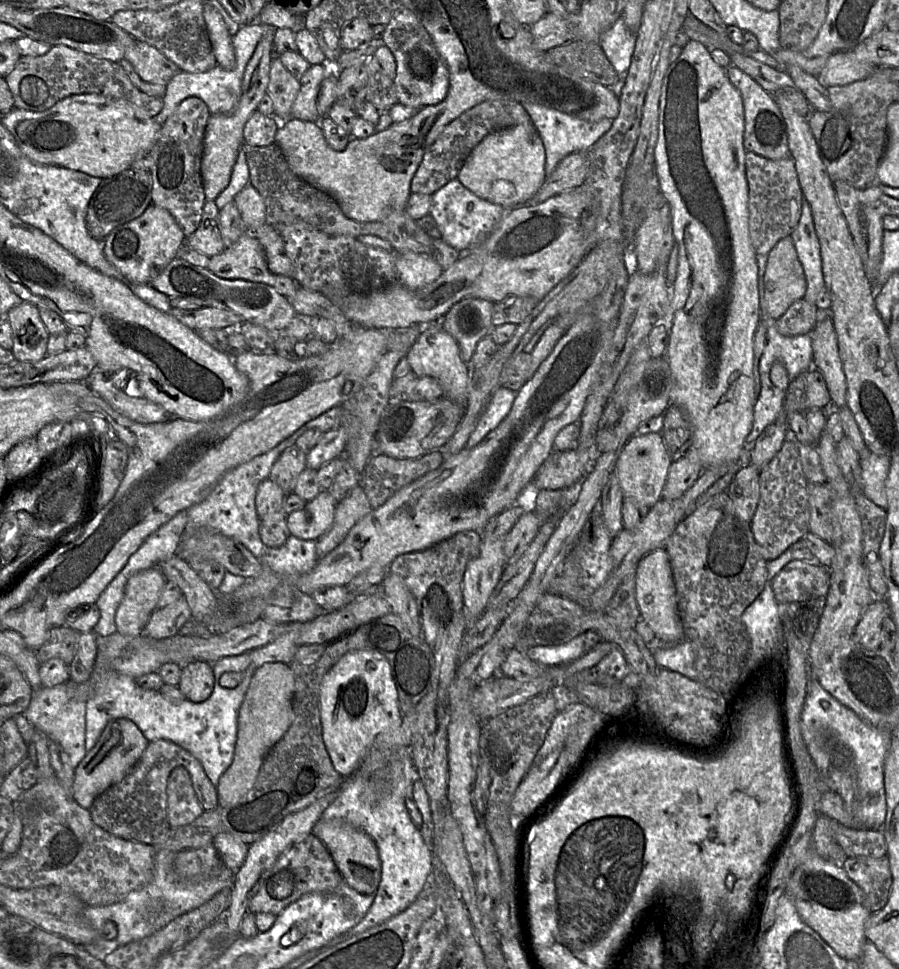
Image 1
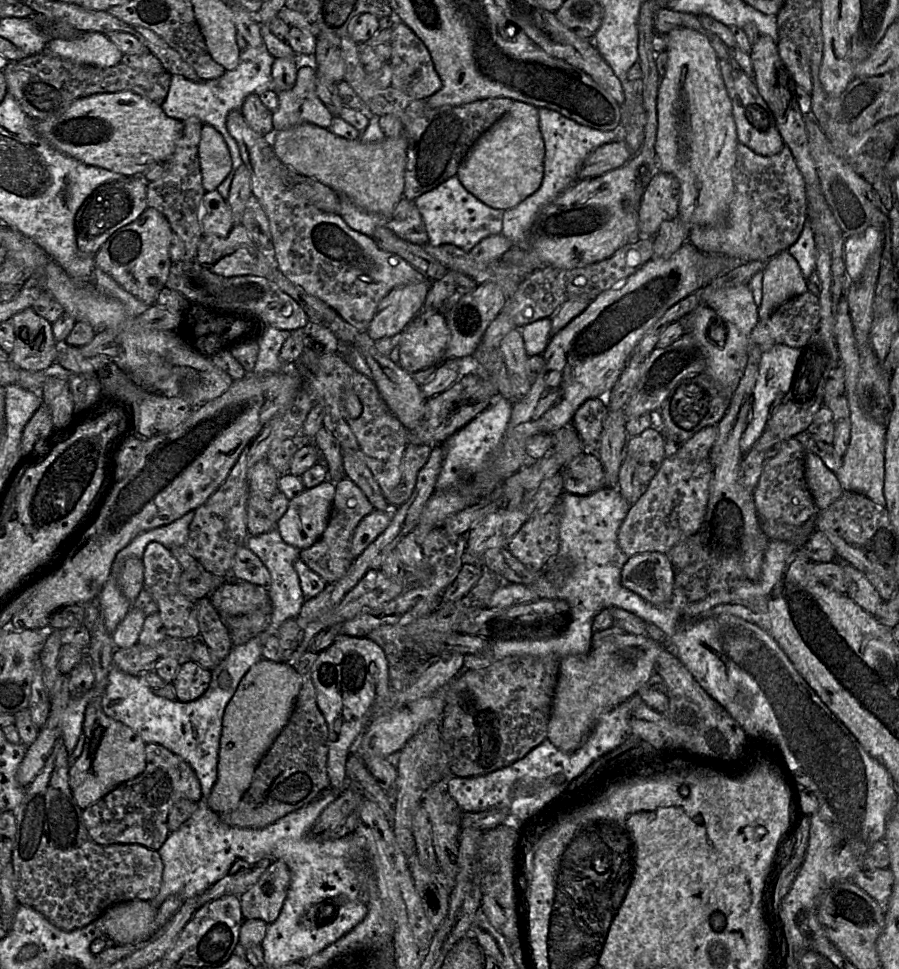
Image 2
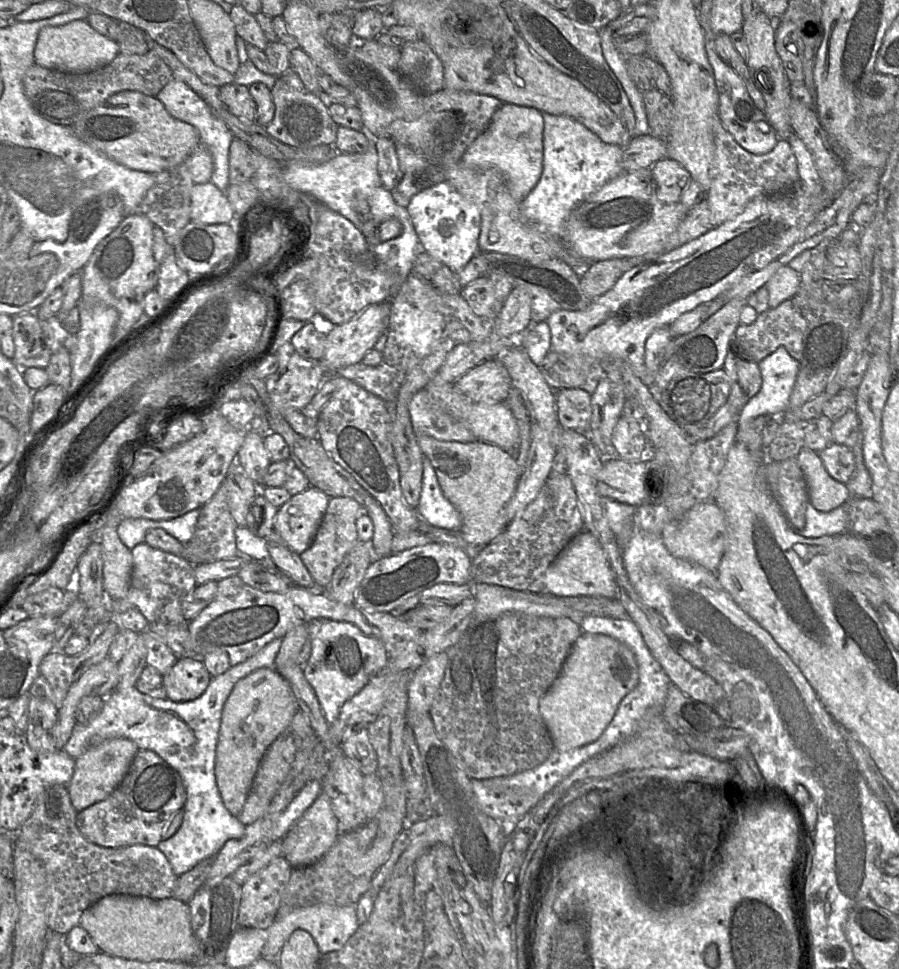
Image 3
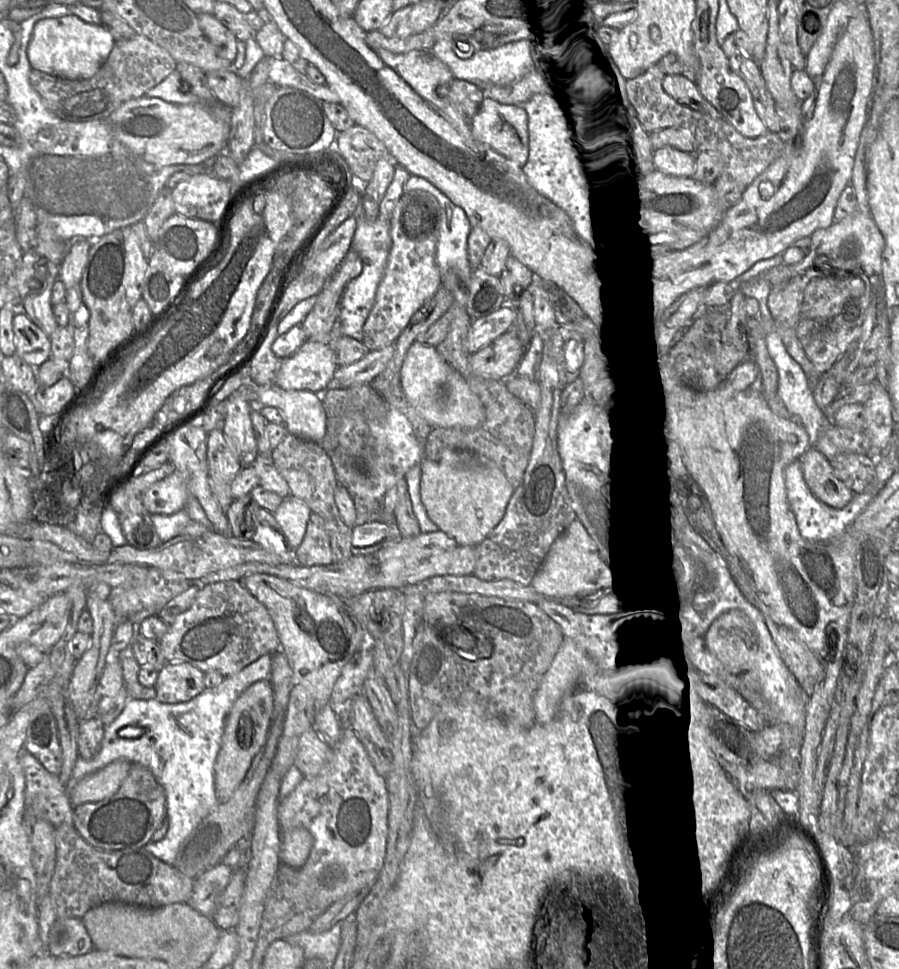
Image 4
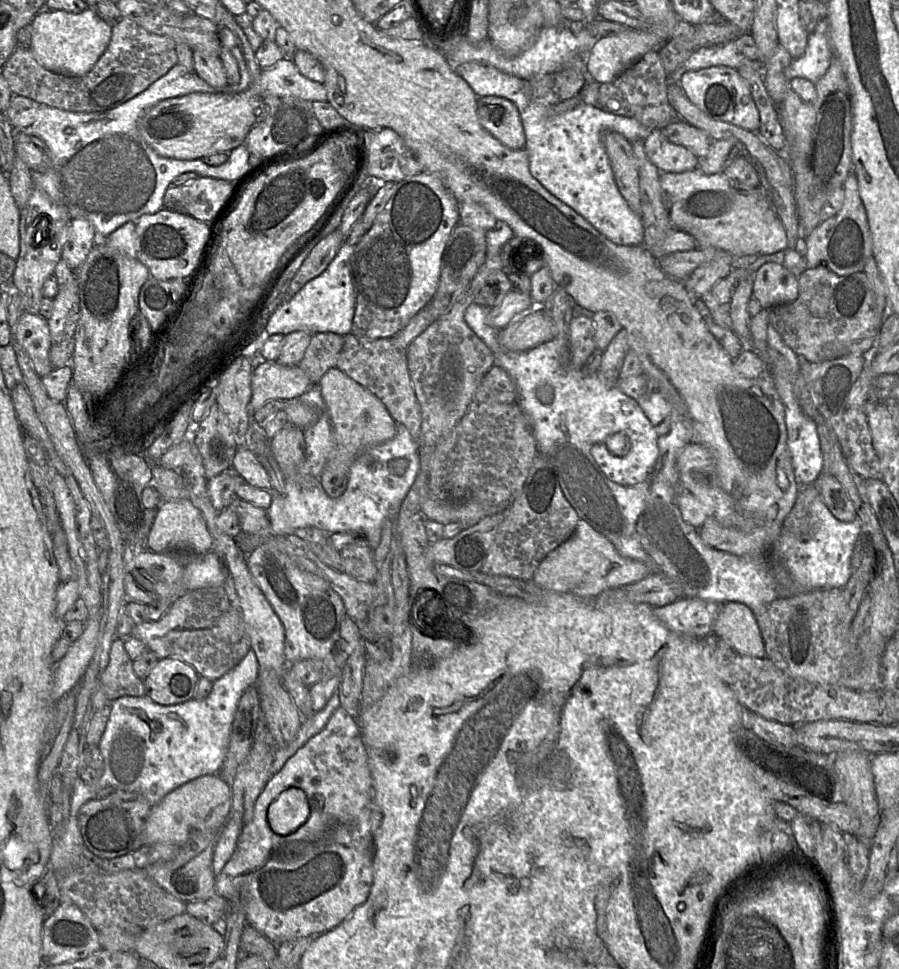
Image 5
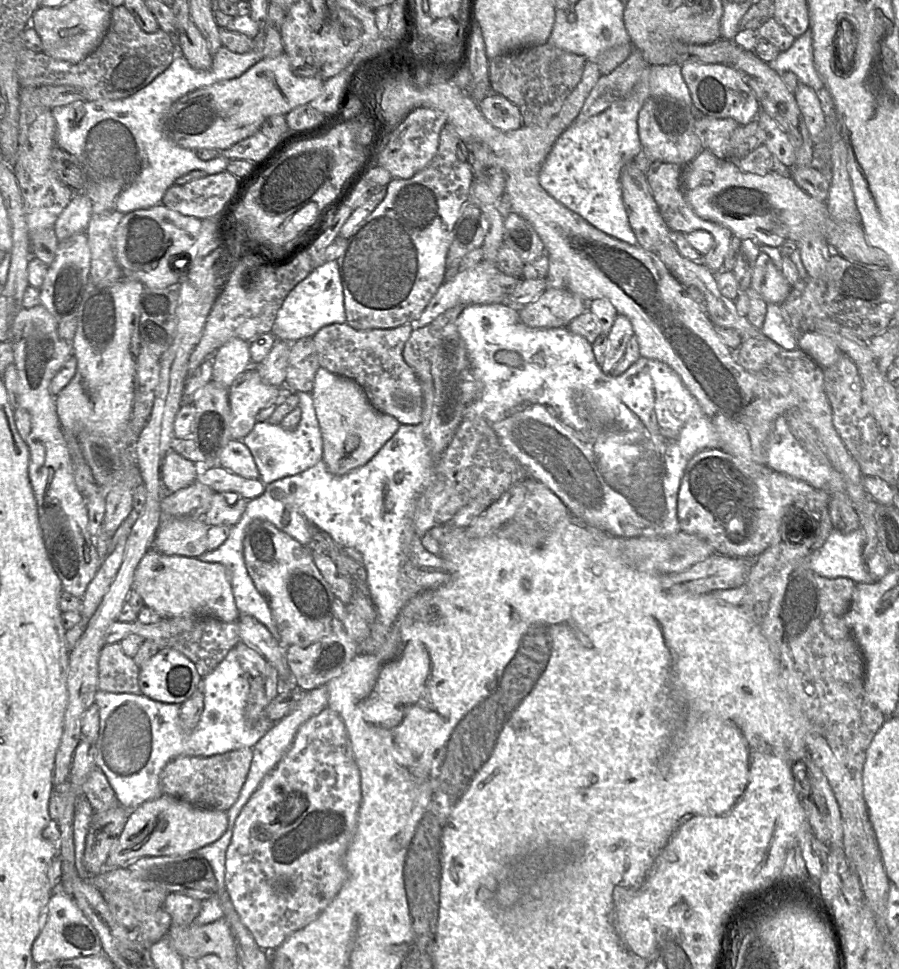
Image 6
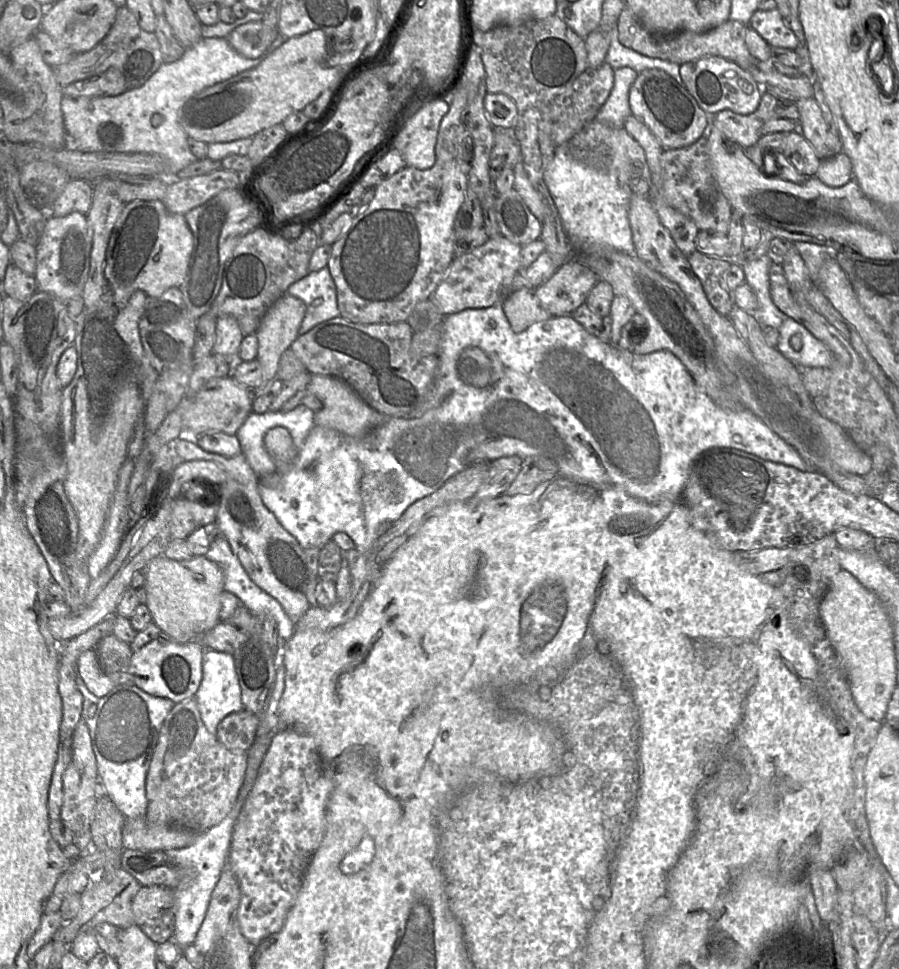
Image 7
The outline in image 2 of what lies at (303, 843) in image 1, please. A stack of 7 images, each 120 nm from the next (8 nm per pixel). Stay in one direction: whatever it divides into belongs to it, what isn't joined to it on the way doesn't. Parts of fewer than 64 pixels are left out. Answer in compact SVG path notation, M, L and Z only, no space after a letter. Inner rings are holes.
M275 860L260 879L240 896L245 920L275 922L282 910L291 882L291 873L283 860Z

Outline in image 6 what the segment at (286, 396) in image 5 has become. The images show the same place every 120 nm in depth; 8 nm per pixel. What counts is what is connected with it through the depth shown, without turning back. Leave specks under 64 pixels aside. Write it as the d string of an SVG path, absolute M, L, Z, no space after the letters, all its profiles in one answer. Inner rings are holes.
M256 364L251 365L235 380L228 389L232 439L241 441L252 430L259 410L278 396L281 387L265 383Z

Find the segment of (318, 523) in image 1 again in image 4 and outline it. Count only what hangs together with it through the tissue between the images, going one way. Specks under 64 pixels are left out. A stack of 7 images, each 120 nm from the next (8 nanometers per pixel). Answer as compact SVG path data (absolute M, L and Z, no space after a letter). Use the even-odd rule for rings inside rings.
M291 495L284 498L273 512L289 546L294 550L304 538L310 514L306 503Z

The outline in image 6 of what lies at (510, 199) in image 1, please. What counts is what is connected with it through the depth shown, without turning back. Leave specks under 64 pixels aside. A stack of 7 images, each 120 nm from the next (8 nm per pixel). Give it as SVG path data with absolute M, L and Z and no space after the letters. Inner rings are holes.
M488 95L478 108L485 119L500 131L509 132L522 126L519 108L502 95Z

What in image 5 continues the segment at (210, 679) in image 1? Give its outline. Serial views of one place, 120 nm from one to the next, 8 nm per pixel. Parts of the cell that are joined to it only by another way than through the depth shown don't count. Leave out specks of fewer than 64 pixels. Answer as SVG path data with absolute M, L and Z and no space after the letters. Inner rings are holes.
M159 659L143 680L145 696L161 705L187 702L193 699L199 679L191 665L179 659Z

